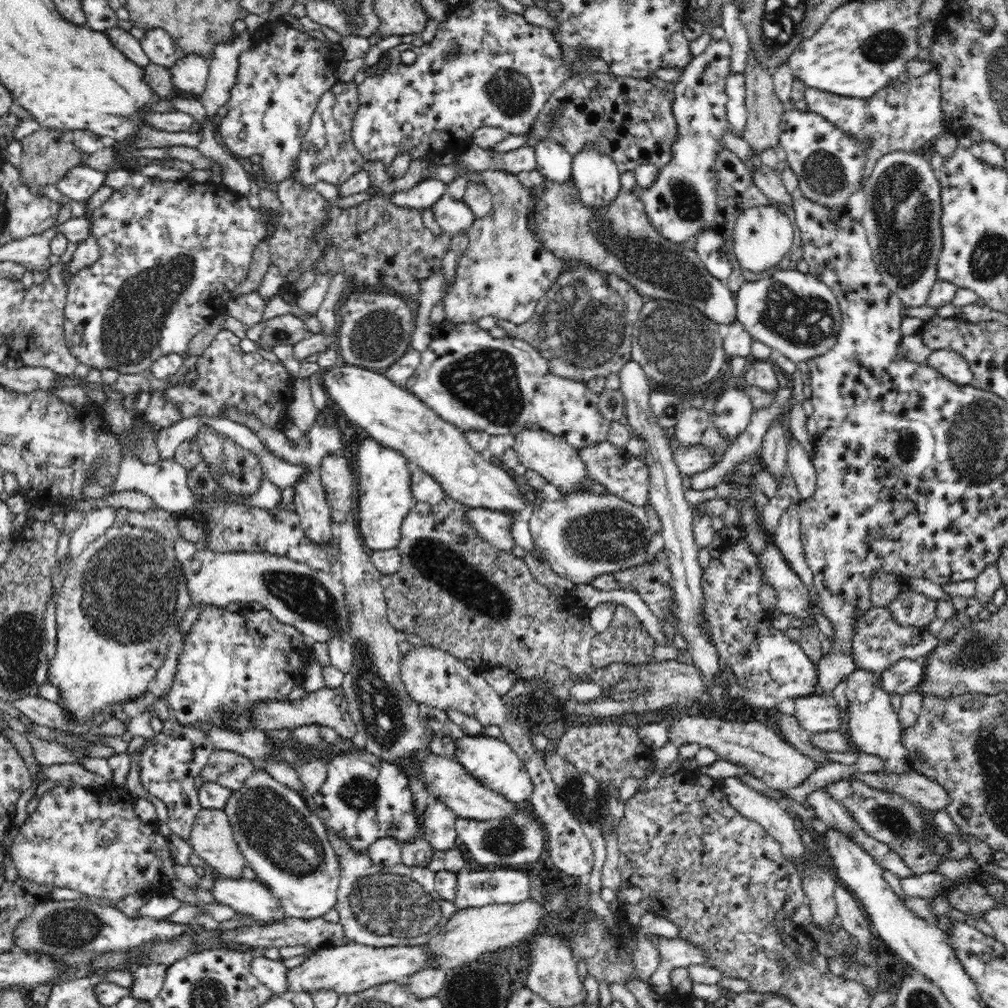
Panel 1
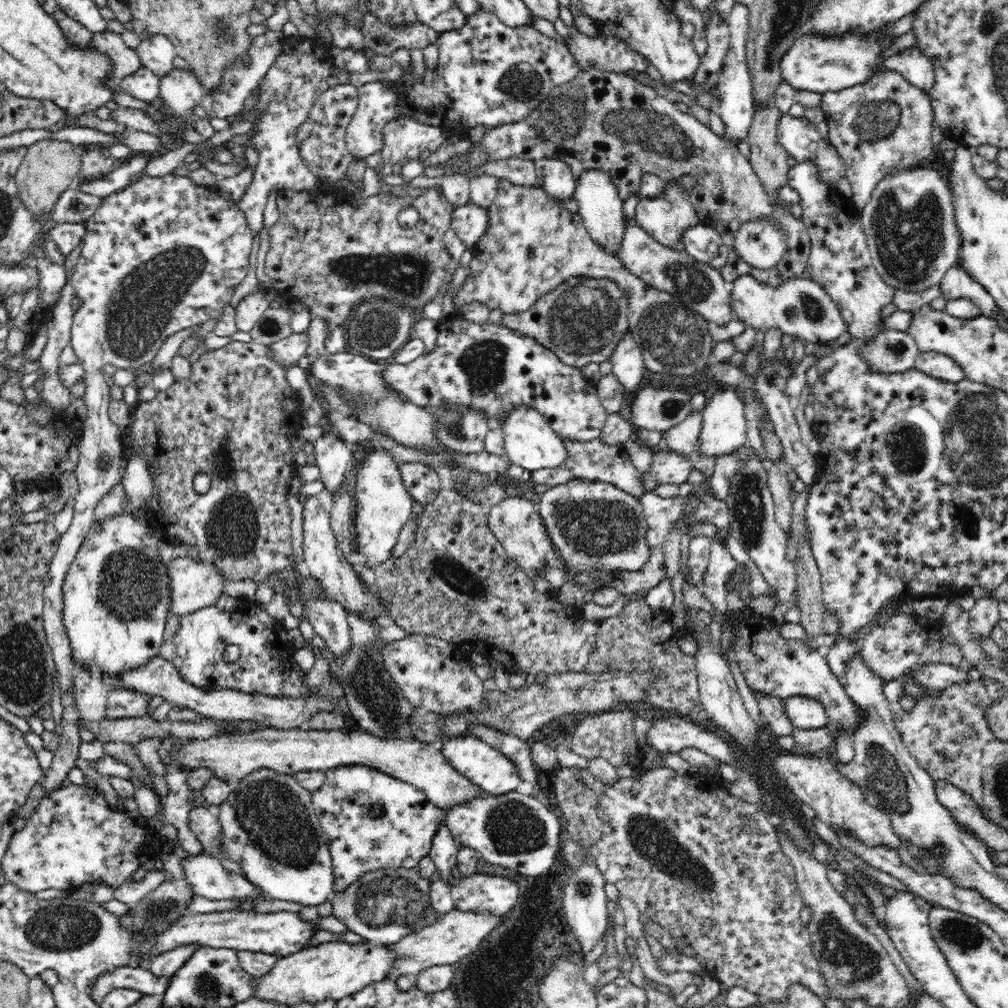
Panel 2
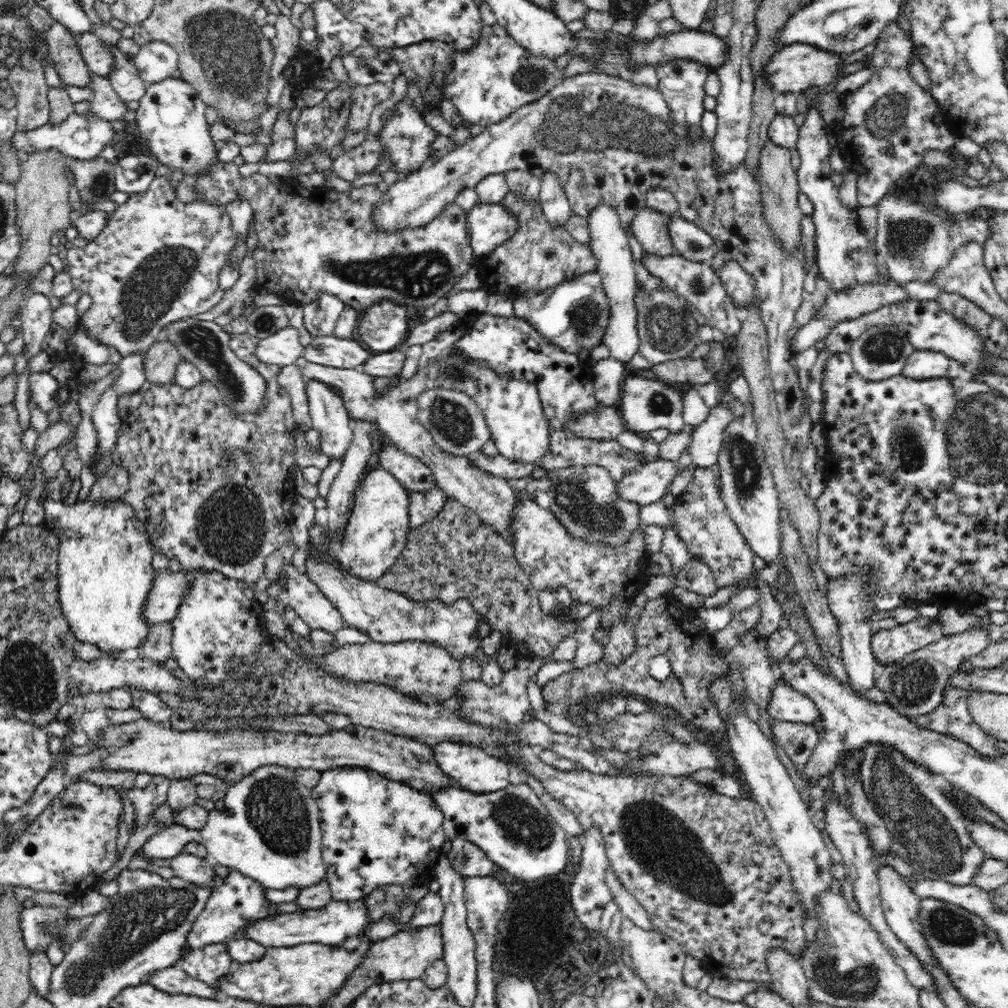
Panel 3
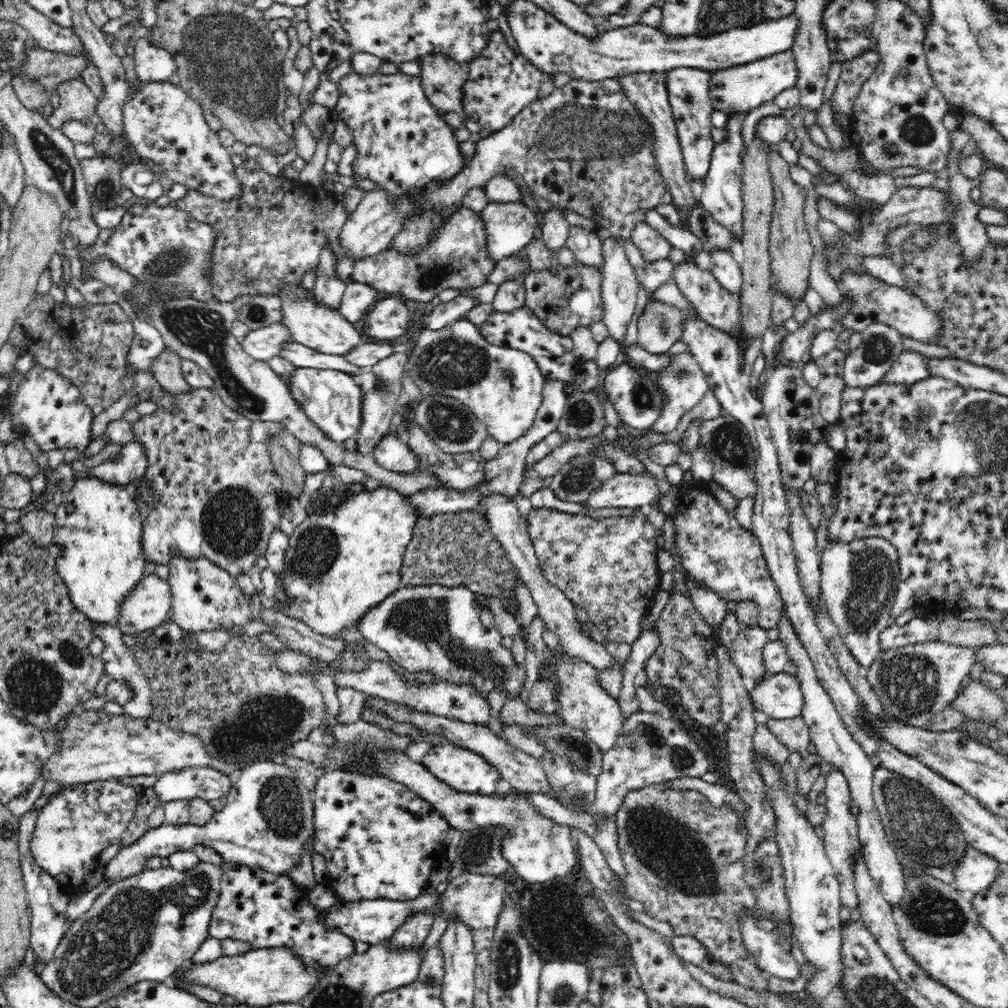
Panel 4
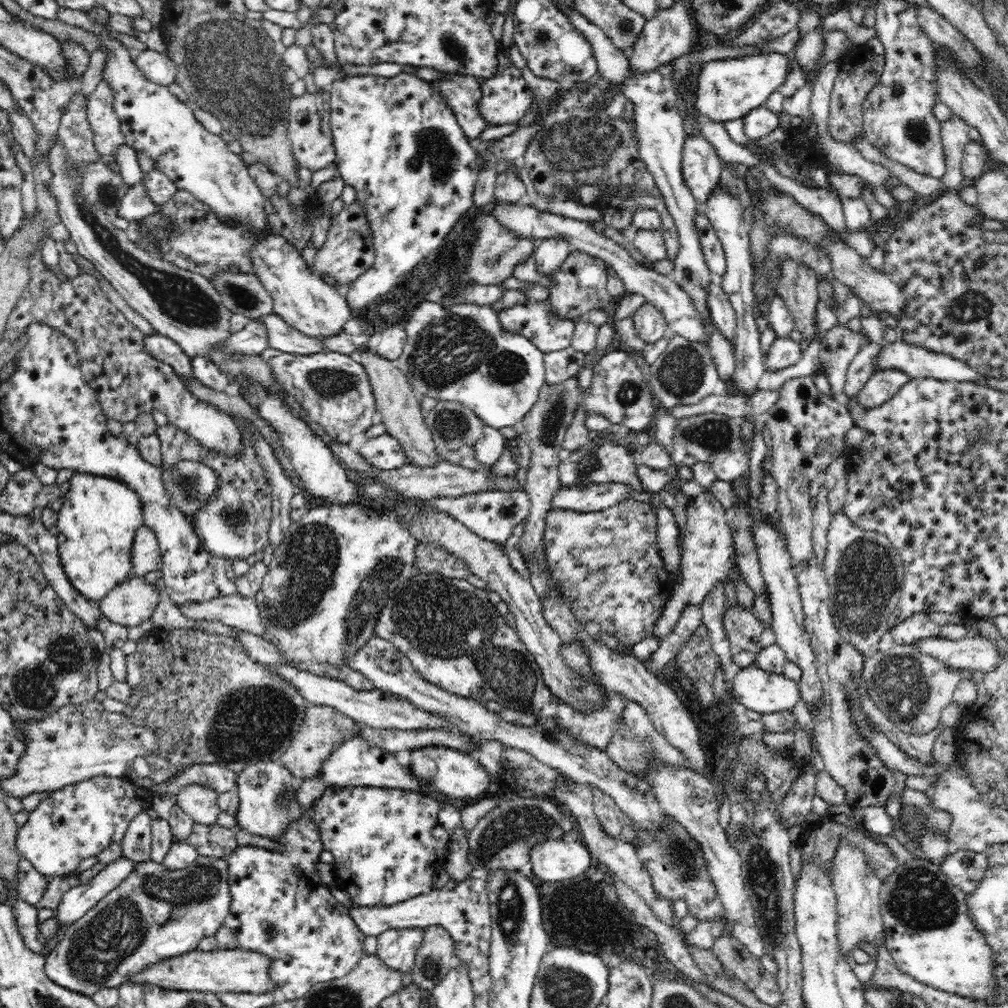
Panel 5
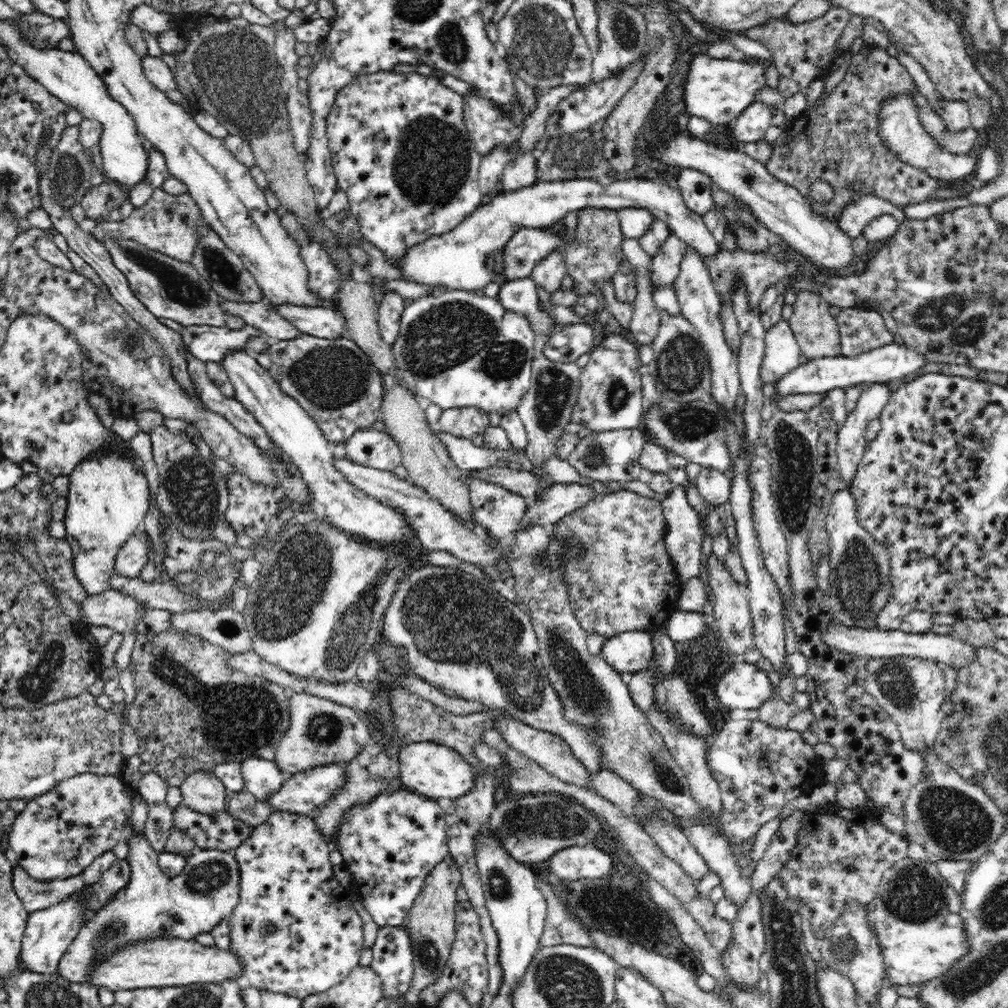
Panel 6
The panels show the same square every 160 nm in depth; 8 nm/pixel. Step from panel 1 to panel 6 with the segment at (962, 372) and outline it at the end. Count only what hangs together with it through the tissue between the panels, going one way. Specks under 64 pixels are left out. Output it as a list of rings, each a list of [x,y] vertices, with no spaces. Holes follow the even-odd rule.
[[[889,382],[864,385],[861,388],[860,398],[856,402],[856,408],[848,413],[844,425],[838,429],[836,473],[847,486],[851,485],[867,446],[864,437],[865,429],[872,420],[879,418],[892,393],[894,392],[891,391]]]

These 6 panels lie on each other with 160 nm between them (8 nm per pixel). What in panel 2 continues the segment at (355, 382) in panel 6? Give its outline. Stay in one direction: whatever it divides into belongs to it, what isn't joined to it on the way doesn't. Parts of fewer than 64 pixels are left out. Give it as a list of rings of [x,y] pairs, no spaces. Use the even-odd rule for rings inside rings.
[[[324,436],[314,443],[311,460],[320,470],[320,480],[333,498],[342,490],[346,475],[355,468],[353,453],[340,438]]]

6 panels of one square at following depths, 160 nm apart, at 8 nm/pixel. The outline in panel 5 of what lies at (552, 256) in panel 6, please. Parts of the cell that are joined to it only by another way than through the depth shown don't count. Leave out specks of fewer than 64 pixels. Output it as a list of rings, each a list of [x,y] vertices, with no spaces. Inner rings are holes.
[[[563,238],[538,239],[534,244],[536,266],[542,274],[552,274],[554,270],[558,270],[568,255],[574,252],[571,244]]]

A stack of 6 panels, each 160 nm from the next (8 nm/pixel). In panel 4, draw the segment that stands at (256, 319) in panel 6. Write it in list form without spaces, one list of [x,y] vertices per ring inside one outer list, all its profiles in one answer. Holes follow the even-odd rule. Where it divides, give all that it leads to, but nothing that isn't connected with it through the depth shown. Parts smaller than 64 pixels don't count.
[[[296,341],[283,346],[281,356],[289,360],[295,368],[332,369],[348,373],[352,377],[360,376],[366,371],[346,360],[345,356],[334,356],[308,348]]]

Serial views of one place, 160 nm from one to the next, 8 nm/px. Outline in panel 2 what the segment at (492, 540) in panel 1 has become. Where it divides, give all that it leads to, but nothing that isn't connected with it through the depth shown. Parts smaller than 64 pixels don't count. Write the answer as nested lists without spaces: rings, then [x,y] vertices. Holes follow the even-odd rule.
[[[506,498],[503,502],[496,504],[488,513],[488,529],[496,537],[496,541],[500,541],[508,556],[516,561],[530,578],[537,572],[541,574],[539,569],[546,563],[560,569],[565,566],[558,551],[550,543],[548,533],[542,525],[542,517],[538,515],[538,508],[524,498]]]

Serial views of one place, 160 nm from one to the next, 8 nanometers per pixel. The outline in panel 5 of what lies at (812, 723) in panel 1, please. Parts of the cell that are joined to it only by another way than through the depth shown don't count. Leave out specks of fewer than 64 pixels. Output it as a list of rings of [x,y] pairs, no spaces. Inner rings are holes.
[[[755,664],[735,675],[731,693],[737,703],[762,715],[780,712],[791,715],[801,700],[798,681],[766,672]]]

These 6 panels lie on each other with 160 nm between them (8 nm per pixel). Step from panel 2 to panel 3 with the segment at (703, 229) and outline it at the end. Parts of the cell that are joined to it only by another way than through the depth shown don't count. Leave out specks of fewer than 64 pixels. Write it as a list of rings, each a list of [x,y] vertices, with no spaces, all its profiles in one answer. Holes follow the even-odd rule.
[[[678,215],[671,216],[671,219],[668,231],[680,255],[699,263],[711,262],[715,258],[718,247],[712,235]]]

